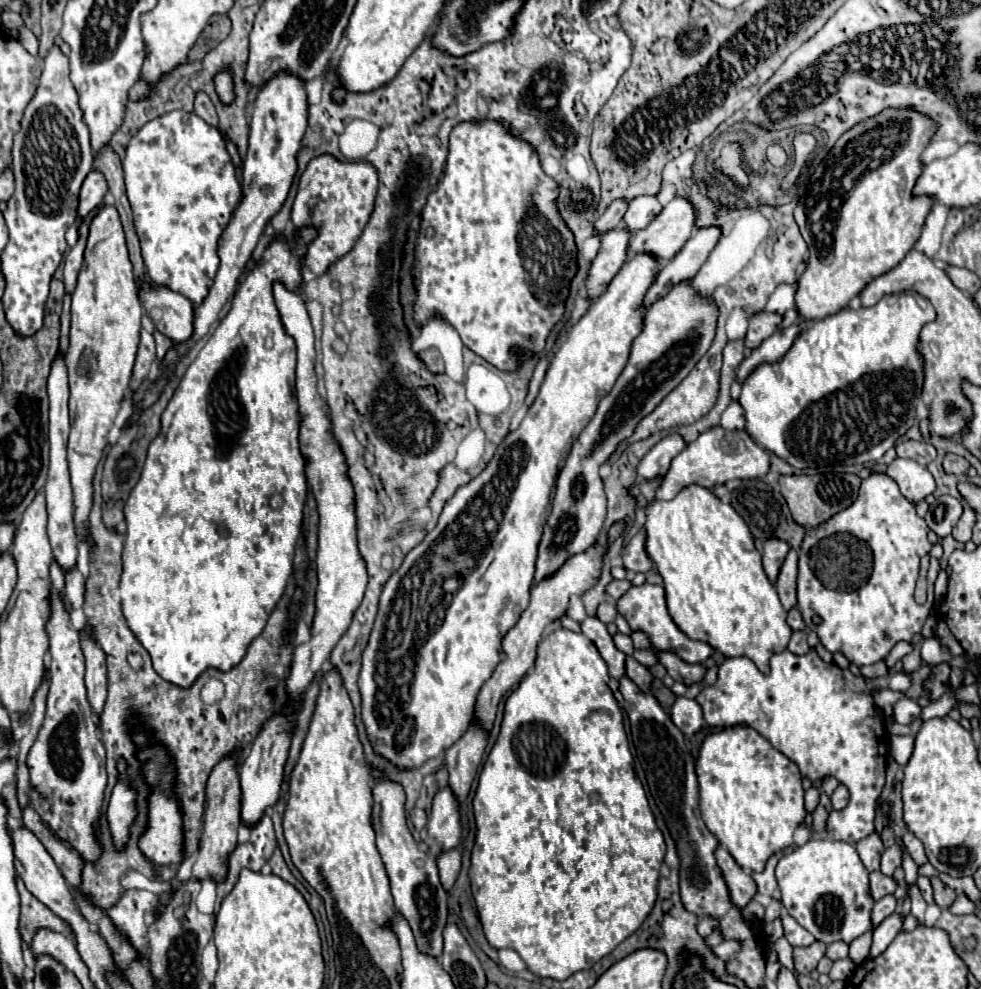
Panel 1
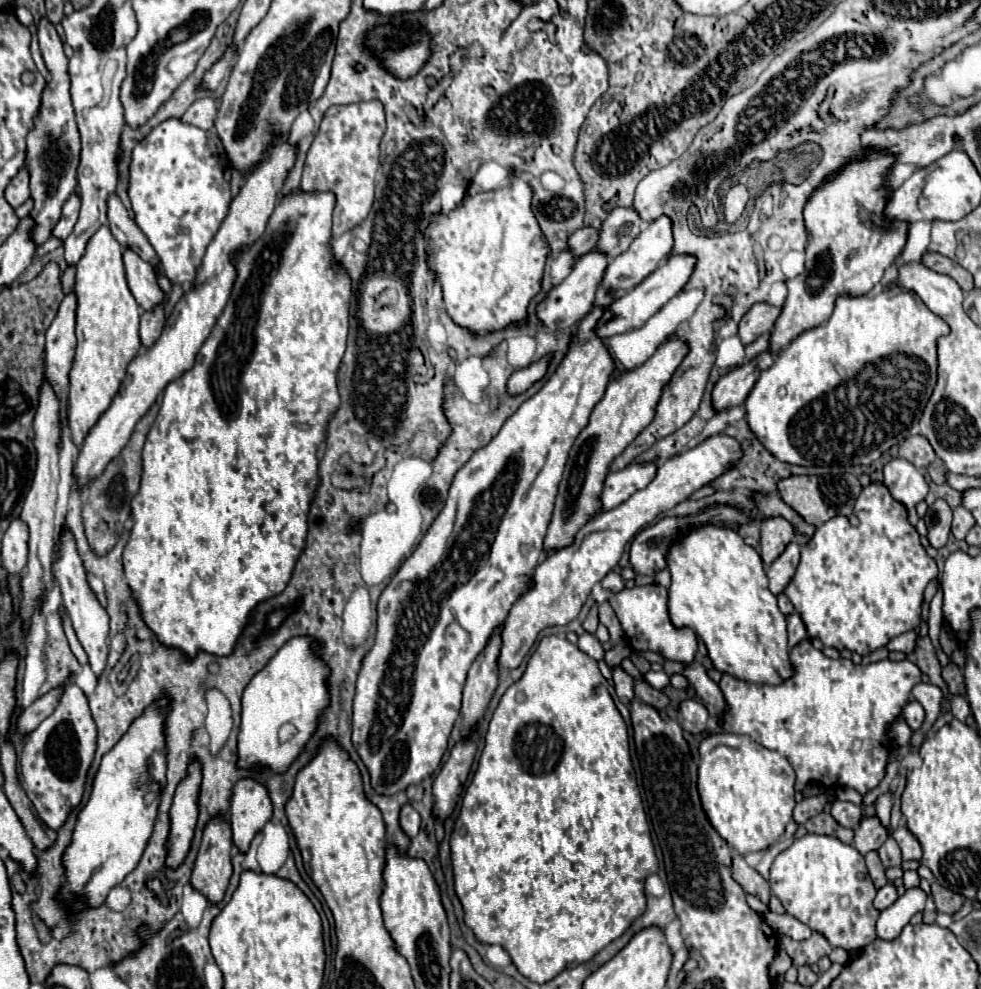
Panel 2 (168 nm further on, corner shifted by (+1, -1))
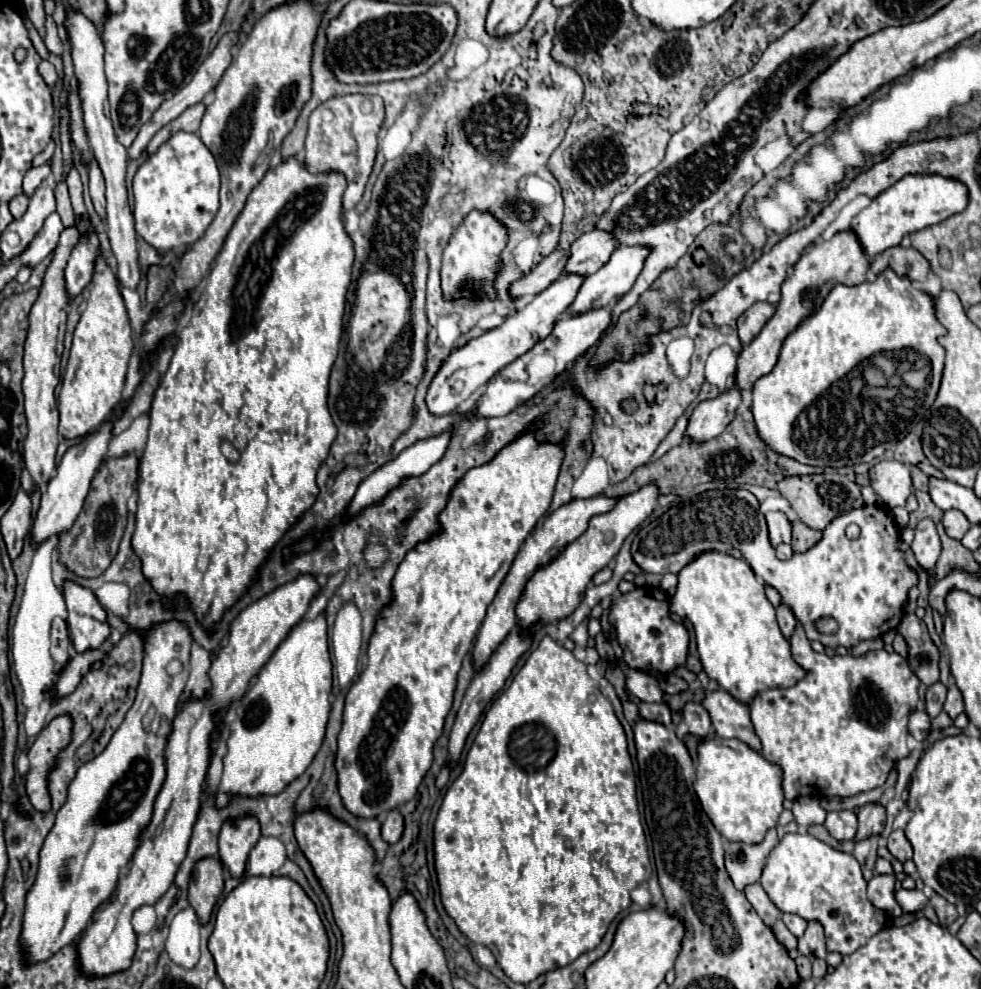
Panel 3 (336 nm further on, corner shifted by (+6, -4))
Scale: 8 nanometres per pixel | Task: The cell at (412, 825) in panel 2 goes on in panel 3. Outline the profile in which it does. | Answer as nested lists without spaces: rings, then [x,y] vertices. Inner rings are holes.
[[[390,810],[382,822],[382,838],[388,844],[396,844],[404,834],[404,816],[400,814],[400,810]]]

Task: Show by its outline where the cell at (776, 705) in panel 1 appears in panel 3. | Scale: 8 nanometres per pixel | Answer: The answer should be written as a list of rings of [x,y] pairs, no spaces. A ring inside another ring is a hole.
[[[798,624],[790,638],[792,658],[804,668],[806,676],[792,688],[764,690],[748,704],[754,732],[762,742],[762,756],[782,766],[784,770],[784,796],[788,800],[798,798],[798,790],[812,792],[820,798],[830,796],[856,796],[860,792],[884,786],[888,772],[894,764],[908,756],[908,716],[918,704],[920,680],[910,670],[908,662],[900,654],[888,654],[886,650],[874,650],[866,656],[826,656],[810,648],[810,640]]]

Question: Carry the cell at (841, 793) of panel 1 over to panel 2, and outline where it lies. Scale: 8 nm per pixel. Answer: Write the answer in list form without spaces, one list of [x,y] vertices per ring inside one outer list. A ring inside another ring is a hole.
[[[835,801],[833,807],[831,807],[831,815],[841,827],[857,829],[859,823],[861,823],[863,811],[861,811],[861,807],[857,807],[857,805],[849,803],[849,801]]]

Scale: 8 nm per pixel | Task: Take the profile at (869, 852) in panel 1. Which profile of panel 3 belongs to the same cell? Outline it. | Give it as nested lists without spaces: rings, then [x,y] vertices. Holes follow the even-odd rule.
[[[866,804],[858,812],[858,832],[854,842],[866,840],[870,836],[880,836],[884,830],[884,820],[886,820],[886,810],[884,806],[878,804]]]

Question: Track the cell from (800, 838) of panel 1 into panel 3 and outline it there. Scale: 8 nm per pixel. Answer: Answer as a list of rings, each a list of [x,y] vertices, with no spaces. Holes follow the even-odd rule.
[[[770,828],[766,838],[754,846],[742,844],[742,842],[726,844],[726,870],[736,890],[744,890],[746,884],[760,880],[766,858],[776,844],[778,844],[776,828]]]

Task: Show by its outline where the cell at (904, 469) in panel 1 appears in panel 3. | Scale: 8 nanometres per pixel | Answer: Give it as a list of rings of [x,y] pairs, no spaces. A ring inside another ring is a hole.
[[[896,460],[878,462],[870,468],[870,486],[886,506],[906,506],[906,500],[912,494],[910,466]]]

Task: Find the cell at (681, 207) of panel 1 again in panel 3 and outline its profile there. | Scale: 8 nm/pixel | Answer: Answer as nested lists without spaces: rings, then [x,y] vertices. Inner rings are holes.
[[[638,244],[638,246],[618,246],[614,250],[614,254],[612,254],[612,258],[610,258],[608,264],[604,264],[598,272],[586,276],[586,280],[584,280],[584,284],[582,284],[576,300],[570,306],[570,310],[574,310],[574,314],[582,314],[582,312],[588,312],[592,308],[604,308],[616,296],[626,294],[634,286],[636,278],[640,276],[642,268],[644,268],[644,260],[650,256],[650,252],[652,252],[652,248],[644,246],[644,244]]]

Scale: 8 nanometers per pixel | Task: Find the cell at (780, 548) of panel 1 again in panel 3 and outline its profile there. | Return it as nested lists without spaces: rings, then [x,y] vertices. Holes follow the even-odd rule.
[[[766,512],[766,522],[770,530],[770,544],[776,548],[778,544],[790,540],[790,520],[782,512]]]

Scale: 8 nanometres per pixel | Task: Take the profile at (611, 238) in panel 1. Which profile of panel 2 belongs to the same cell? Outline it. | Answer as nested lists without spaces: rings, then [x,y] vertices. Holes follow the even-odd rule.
[[[591,251],[591,253],[585,253],[583,257],[579,257],[575,261],[569,277],[565,277],[557,287],[553,287],[547,293],[547,297],[537,305],[535,313],[537,313],[539,321],[543,323],[543,327],[557,331],[557,329],[567,329],[575,321],[583,319],[591,311],[593,295],[599,289],[599,283],[603,279],[603,273],[605,273],[607,263],[609,263],[609,257],[603,255],[603,253],[599,253],[599,251]]]

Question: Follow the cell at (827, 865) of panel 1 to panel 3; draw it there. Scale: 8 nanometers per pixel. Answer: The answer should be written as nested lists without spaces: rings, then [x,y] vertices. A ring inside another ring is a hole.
[[[786,834],[770,852],[760,884],[778,910],[820,922],[826,932],[826,948],[842,956],[858,950],[888,924],[888,914],[874,908],[866,898],[858,860],[810,834]]]

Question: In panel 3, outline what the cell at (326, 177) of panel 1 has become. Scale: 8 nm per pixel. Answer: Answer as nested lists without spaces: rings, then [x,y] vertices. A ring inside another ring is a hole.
[[[348,94],[320,104],[308,122],[308,136],[304,148],[304,164],[312,174],[332,174],[338,172],[346,178],[348,186],[342,198],[342,210],[354,210],[362,200],[366,180],[372,172],[376,158],[376,136],[384,122],[384,104],[380,96]]]

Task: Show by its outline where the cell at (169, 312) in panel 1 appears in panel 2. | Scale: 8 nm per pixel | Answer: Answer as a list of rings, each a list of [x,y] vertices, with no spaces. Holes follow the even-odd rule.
[[[125,249],[123,251],[123,263],[127,273],[129,289],[135,297],[135,301],[145,309],[153,309],[157,303],[165,301],[165,293],[159,289],[153,267],[147,265],[135,251]]]

